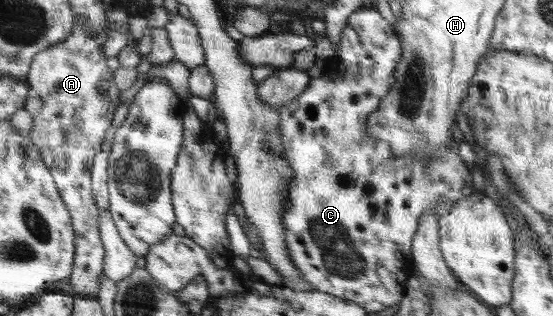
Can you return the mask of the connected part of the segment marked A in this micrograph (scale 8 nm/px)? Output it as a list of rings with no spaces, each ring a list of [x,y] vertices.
[[[77,17],[73,21],[71,35],[67,36],[66,40],[62,40],[62,42],[55,44],[54,47],[34,56],[25,80],[30,85],[28,98],[26,98],[24,106],[26,111],[32,115],[29,137],[34,146],[38,148],[44,164],[49,168],[58,193],[71,216],[72,228],[74,228],[74,267],[63,286],[71,294],[86,296],[90,300],[97,300],[98,290],[100,290],[100,278],[104,276],[105,250],[100,238],[98,226],[99,210],[93,196],[91,168],[95,154],[101,150],[104,133],[111,126],[114,111],[120,104],[118,97],[121,92],[118,91],[118,87],[114,84],[113,71],[108,67],[107,58],[96,42],[96,38],[88,30],[86,22],[82,24]]]

